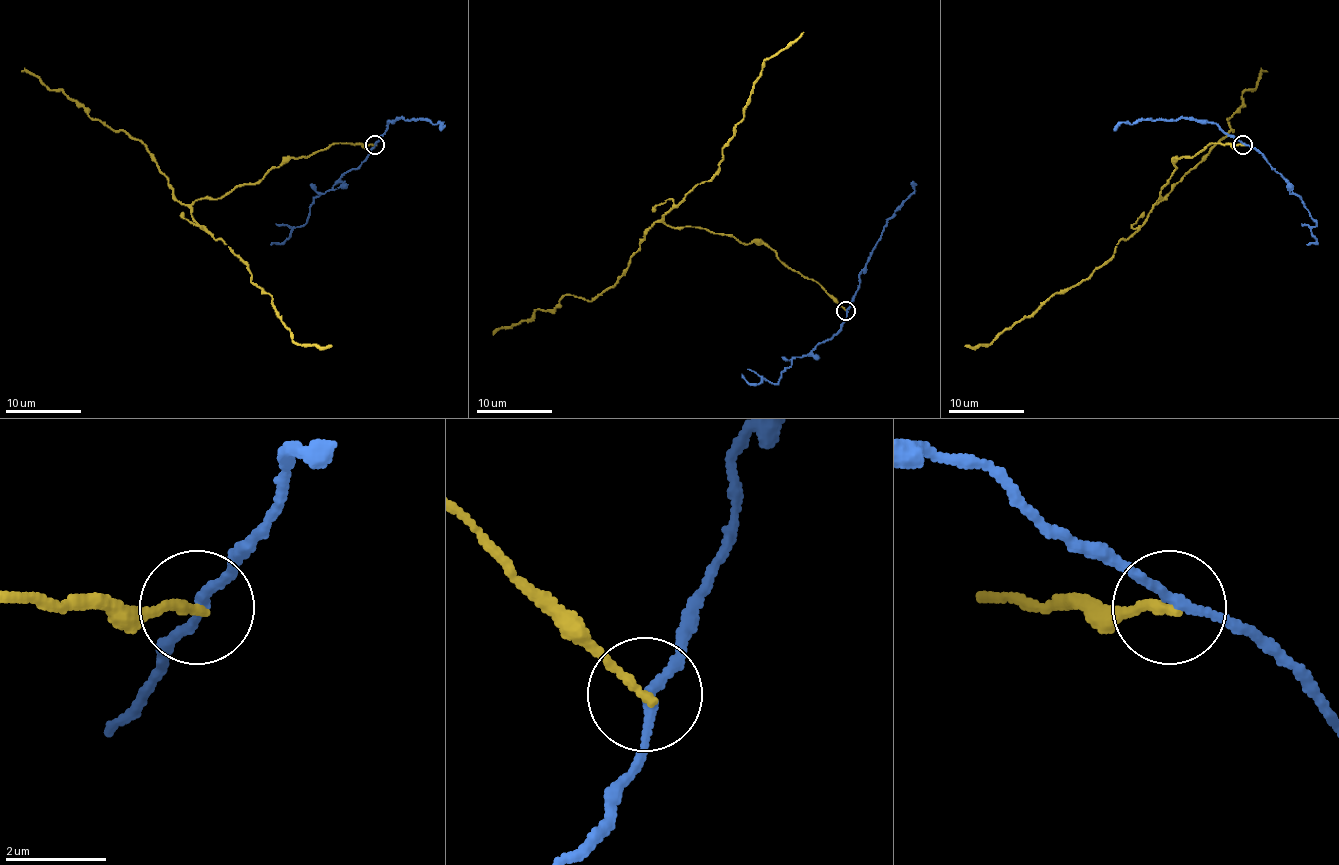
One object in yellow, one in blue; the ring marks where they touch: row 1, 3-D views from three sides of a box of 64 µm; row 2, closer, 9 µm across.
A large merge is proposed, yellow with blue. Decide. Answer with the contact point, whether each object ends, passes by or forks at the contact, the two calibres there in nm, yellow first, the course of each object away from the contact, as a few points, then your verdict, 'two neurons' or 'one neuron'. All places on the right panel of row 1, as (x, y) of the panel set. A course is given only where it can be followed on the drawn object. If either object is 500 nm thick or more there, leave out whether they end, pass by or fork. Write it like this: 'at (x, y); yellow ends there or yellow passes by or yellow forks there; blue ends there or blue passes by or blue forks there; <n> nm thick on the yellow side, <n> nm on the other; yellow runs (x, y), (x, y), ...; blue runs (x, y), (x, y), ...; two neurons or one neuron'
at (1243, 144); yellow ends there; blue passes by; 190 nm thick on the yellow side, 180 nm on the other; yellow runs (1243, 144), (1209, 144), (1177, 157), (1160, 199), (1114, 254), (991, 343), (964, 345); blue runs (1243, 144), (1253, 146), (1285, 180), (1291, 193), (1302, 199), (1315, 224), (1311, 229), (1315, 243), (1306, 245); two neurons

